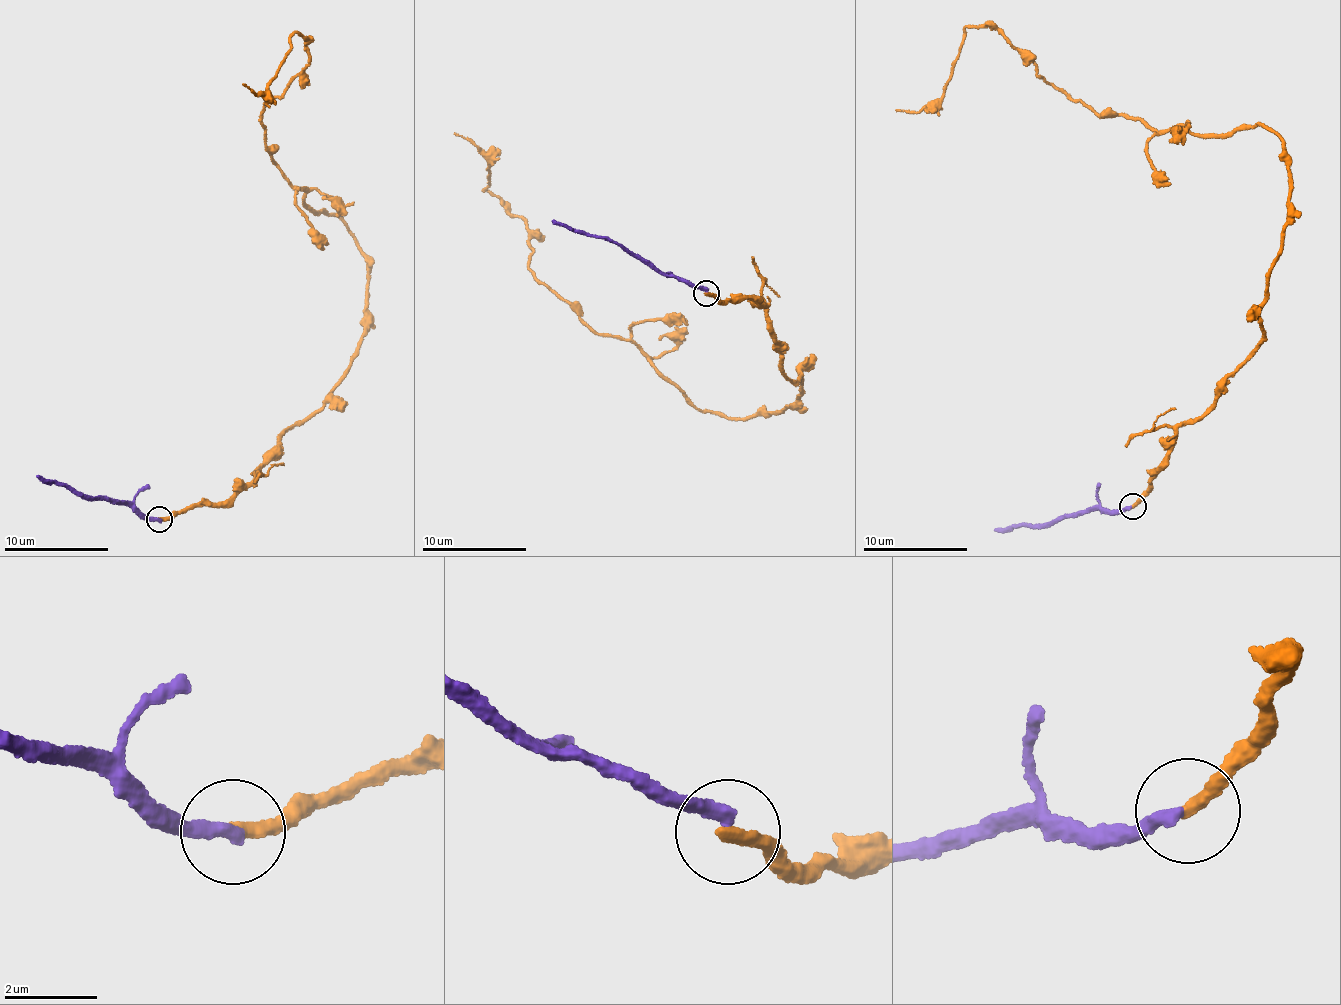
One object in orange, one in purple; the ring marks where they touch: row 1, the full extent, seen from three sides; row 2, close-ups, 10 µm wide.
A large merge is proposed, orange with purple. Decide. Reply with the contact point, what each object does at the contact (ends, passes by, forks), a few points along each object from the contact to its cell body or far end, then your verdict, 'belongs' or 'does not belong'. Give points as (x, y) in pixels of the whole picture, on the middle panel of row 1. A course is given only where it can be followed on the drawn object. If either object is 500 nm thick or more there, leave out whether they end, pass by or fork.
place (706, 293); orange ends; purple ends; course orange (705, 294), (765, 307), (797, 401), (698, 410), (584, 322), (453, 132); course purple (705, 291), (656, 272), (611, 241), (568, 230), (551, 221); does not belong

